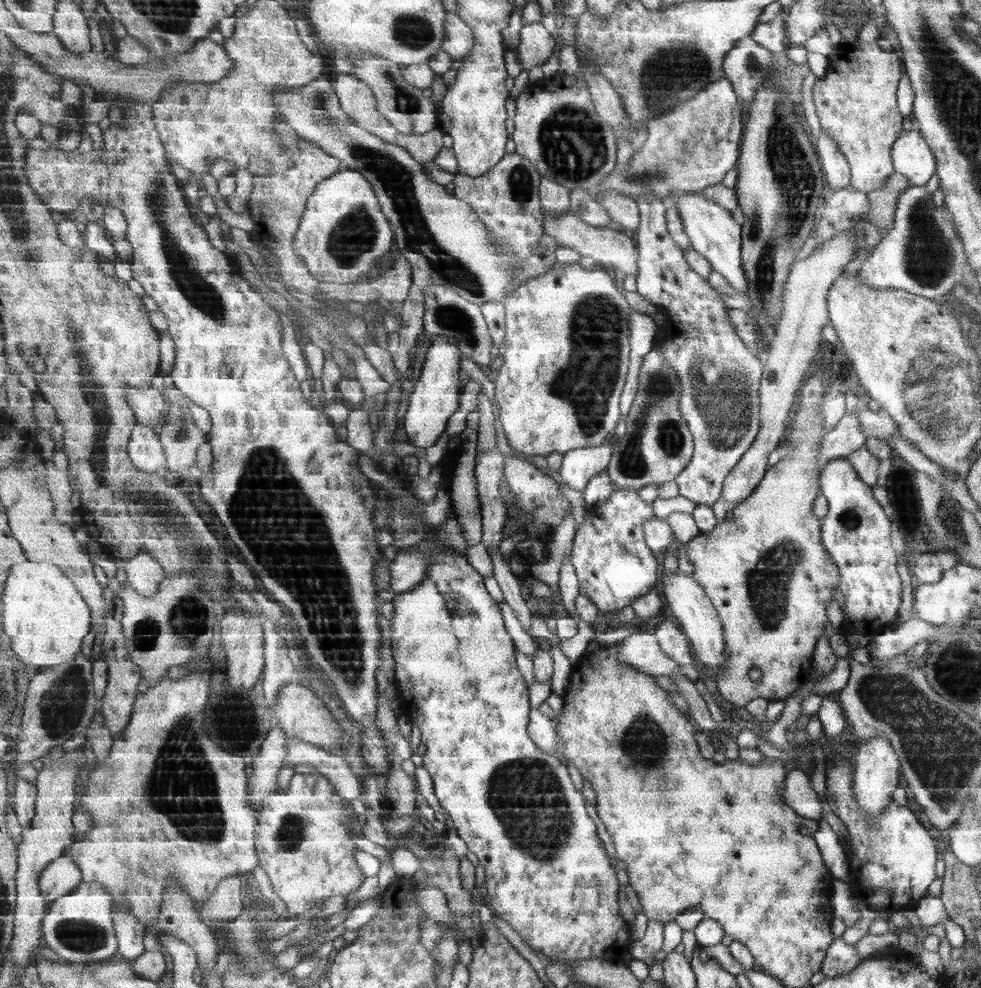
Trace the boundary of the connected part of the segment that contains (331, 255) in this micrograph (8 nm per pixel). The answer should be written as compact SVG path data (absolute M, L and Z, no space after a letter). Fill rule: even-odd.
M343 168L322 180L307 203L294 248L321 282L363 281L365 272L394 251L395 234L382 211L374 185L361 172Z

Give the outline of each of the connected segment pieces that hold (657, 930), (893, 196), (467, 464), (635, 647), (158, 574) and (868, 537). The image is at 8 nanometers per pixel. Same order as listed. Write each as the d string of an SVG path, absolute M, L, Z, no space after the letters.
M650 920L643 938L632 942L627 954L630 954L633 959L643 961L650 968L651 965L656 963L655 956L659 952L663 952L664 944L664 925L657 920Z
M893 171L878 189L866 192L868 203L864 220L879 228L879 235L887 234L887 230L891 228L898 196L909 185L903 175Z
M465 429L459 437L458 441L463 447L462 457L459 459L459 466L457 466L457 472L455 472L455 478L451 480L449 488L449 494L452 500L452 510L458 514L459 520L462 524L463 534L467 539L469 545L479 544L482 542L482 536L484 533L482 523L482 504L480 503L478 494L478 480L476 478L477 467L477 454L478 454L478 432L475 429Z
M635 633L619 642L619 658L651 676L684 674L681 665L661 648L656 634Z
M148 552L135 556L135 558L116 562L118 568L123 568L126 574L127 582L141 596L155 596L163 580L167 575L159 561Z
M835 458L823 464L818 473L818 485L819 493L827 504L827 513L820 521L821 544L839 572L838 589L845 598L845 605L841 608L843 621L840 633L843 636L859 634L859 636L873 637L893 625L901 600L901 582L895 570L897 564L895 552L889 542L890 520L873 498L871 487L859 480L851 464L848 464L844 458Z

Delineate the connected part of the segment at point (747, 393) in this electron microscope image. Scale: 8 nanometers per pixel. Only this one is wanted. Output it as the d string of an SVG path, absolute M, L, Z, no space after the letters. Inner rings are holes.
M649 193L637 197L636 201L640 208L640 227L636 232L639 251L637 292L653 304L666 320L656 336L655 346L662 347L665 360L677 370L681 378L682 395L679 406L694 436L693 459L685 471L677 477L680 495L693 500L698 505L711 507L714 501L719 499L726 477L750 449L759 434L761 428L759 388L763 361L741 342L738 334L735 334L728 319L728 308L719 299L721 295L708 285L705 278L691 268L684 250L671 237L668 230L668 202Z

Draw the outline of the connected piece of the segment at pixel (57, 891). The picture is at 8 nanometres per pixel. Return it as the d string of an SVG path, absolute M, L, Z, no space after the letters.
M69 853L47 865L39 879L43 896L48 904L71 894L84 880L82 870Z

